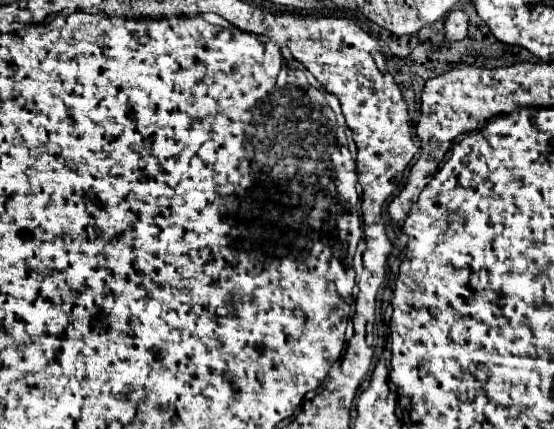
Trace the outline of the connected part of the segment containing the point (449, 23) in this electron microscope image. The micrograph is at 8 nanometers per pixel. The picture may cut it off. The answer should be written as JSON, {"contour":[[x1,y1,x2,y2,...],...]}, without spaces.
{"contour":[[455,8,445,16,445,40,447,42,459,42,467,38,467,28,469,28,469,16,461,10]]}

